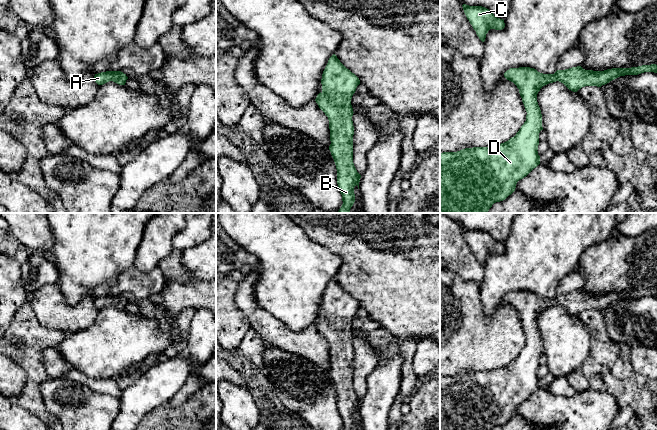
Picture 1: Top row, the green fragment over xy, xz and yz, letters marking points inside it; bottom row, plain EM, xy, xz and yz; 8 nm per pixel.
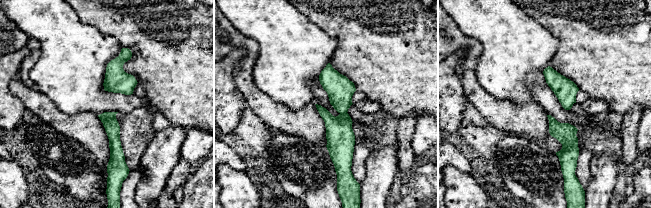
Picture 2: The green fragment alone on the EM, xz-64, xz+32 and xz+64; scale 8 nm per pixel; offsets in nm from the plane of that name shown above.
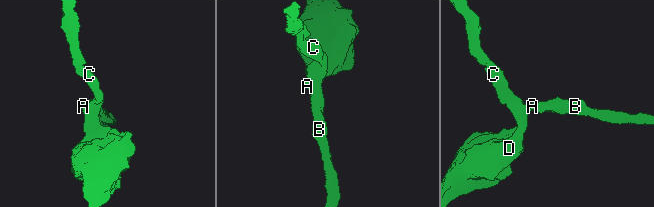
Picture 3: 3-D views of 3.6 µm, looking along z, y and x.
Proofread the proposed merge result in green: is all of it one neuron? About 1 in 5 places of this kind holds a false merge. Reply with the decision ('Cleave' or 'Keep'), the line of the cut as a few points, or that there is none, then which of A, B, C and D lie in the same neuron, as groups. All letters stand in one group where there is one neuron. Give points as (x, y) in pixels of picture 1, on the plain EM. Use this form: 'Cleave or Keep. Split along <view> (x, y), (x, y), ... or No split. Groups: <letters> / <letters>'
Keep. No split. Groups: A B C D

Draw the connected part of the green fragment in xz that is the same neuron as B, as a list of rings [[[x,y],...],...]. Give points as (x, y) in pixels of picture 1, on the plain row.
[[[333,278],[323,295],[321,308],[322,315],[317,319],[315,325],[329,344],[331,365],[329,374],[337,393],[337,408],[342,419],[342,430],[353,430],[355,426],[354,411],[357,409],[359,413],[361,399],[357,396],[353,387],[354,350],[352,340],[354,336],[351,323],[360,308],[360,304]]]

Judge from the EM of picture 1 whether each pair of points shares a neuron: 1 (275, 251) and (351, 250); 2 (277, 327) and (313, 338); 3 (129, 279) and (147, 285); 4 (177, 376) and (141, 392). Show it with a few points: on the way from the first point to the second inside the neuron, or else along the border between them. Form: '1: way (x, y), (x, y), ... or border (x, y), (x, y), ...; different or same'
1: border (309, 237), (340, 258), (341, 266), (338, 272); different
2: way (286, 336), (288, 338), (304, 338); same
3: way (133, 281), (143, 285); same
4: way (168, 377), (150, 390); same

